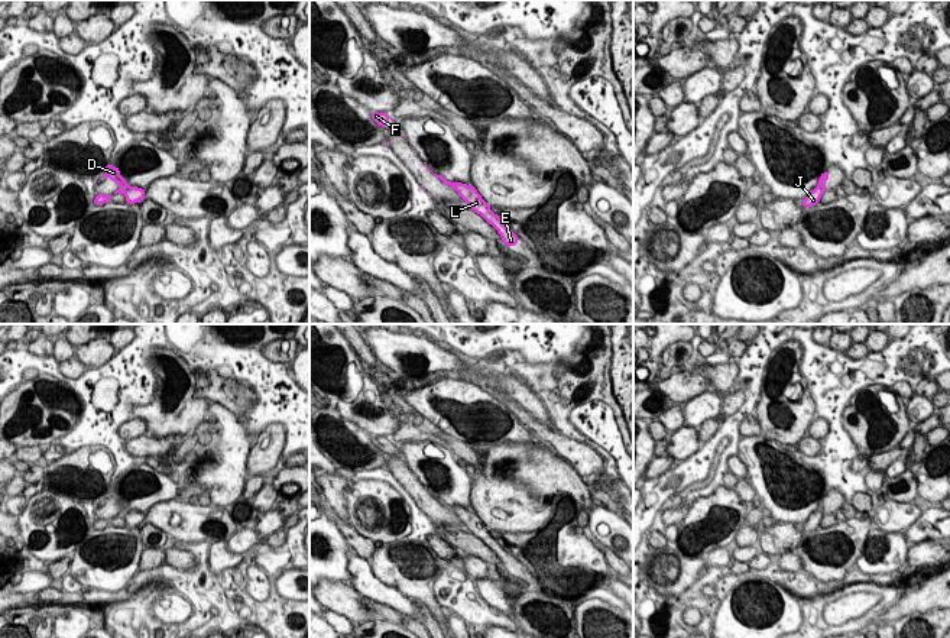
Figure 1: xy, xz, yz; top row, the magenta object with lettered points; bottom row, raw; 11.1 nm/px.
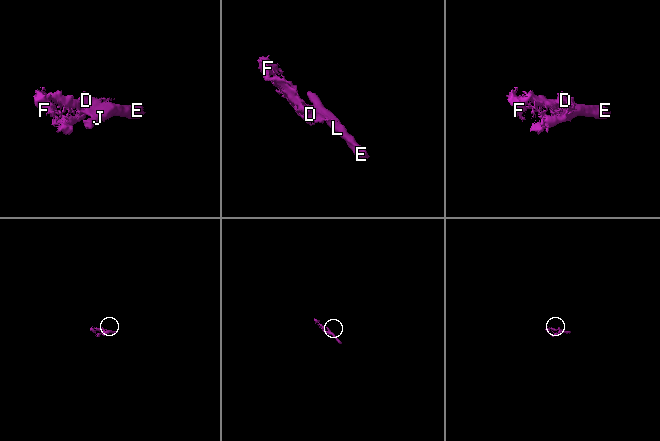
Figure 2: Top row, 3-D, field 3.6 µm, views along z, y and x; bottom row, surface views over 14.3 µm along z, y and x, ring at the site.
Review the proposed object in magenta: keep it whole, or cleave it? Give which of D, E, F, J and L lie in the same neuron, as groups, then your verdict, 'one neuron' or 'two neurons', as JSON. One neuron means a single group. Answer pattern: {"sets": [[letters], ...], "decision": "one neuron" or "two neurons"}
{"sets": [["D", "F"], ["E", "J", "L"]], "decision": "two neurons"}

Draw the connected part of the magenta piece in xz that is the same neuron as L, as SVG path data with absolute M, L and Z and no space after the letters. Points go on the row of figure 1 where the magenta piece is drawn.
M454 182L458 195L467 203L467 205L480 214L489 224L492 224L506 246L516 246L519 237L503 226L500 216L493 214L490 205L482 198L477 190L473 185Z

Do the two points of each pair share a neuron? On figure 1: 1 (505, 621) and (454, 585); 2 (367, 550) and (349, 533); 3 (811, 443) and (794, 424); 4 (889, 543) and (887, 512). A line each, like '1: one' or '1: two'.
1: one
2: one
3: two
4: two

